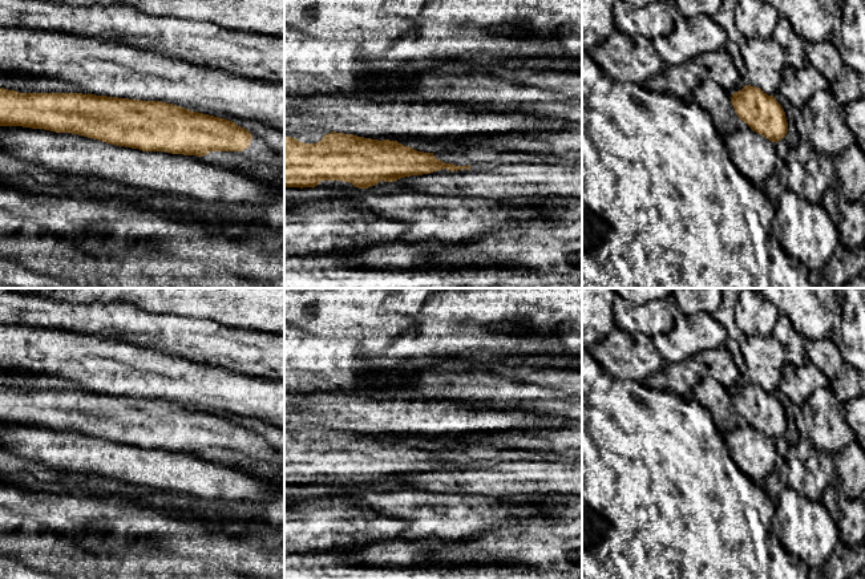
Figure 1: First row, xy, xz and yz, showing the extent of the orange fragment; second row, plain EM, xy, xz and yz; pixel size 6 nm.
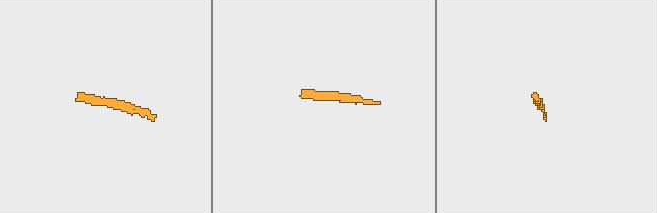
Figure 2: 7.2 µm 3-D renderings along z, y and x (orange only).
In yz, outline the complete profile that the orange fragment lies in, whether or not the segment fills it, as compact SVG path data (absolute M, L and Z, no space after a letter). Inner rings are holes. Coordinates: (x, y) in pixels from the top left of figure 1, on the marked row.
M745 85L732 94L731 104L740 121L769 141L779 142L788 133L784 109L760 88Z

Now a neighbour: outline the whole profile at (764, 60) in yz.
M772 37L745 39L740 52L747 68L747 85L760 88L768 96L779 92L783 80L787 56L781 45Z

